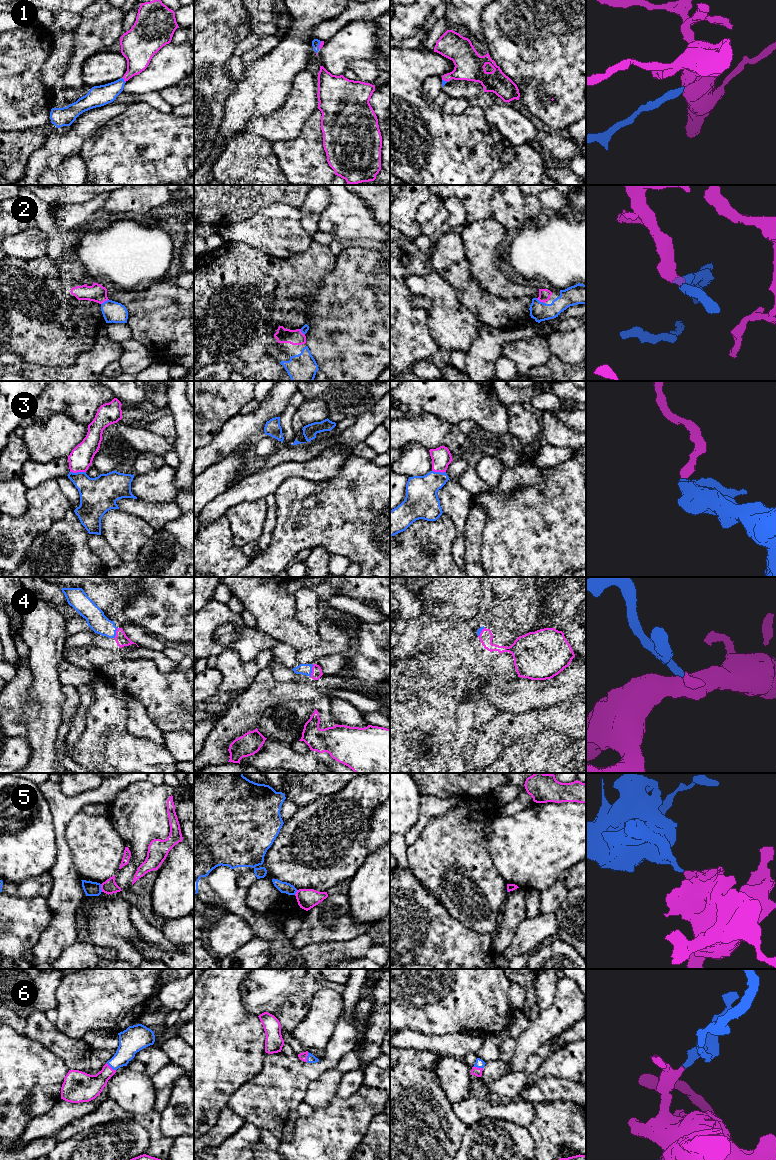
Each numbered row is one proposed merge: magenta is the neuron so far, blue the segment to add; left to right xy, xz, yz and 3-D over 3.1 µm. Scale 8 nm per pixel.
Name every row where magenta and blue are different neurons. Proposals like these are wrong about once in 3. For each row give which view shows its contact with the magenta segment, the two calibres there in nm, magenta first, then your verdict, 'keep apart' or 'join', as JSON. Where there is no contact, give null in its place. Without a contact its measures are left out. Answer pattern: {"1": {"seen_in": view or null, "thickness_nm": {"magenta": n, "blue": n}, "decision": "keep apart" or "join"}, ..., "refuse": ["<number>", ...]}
{"1": {"seen_in": "xy", "thickness_nm": {"magenta": 220, "blue": 170}, "decision": "join"}, "2": {"seen_in": "yz", "thickness_nm": {"magenta": 100, "blue": 150}, "decision": "join"}, "3": {"seen_in": "xy", "thickness_nm": {"magenta": 190, "blue": 300}, "decision": "join"}, "4": {"seen_in": "xz", "thickness_nm": {"magenta": 80, "blue": 100}, "decision": "join"}, "5": {"seen_in": "xy", "thickness_nm": {"magenta": 110, "blue": 120}, "decision": "keep apart"}, "6": {"seen_in": "xz", "thickness_nm": {"magenta": 60, "blue": 70}, "decision": "join"}, "refuse": ["5"]}

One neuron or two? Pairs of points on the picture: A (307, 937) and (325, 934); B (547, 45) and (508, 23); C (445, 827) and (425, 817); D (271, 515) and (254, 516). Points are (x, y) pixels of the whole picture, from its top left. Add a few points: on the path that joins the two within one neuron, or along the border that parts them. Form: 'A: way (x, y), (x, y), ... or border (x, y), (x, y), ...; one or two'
A: way (311, 934), (321, 934); one
B: way (537, 35), (528, 26), (518, 24); one
C: border (452, 808), (435, 816), (417, 838); two
D: border (265, 499), (265, 522), (262, 532), (257, 537); two

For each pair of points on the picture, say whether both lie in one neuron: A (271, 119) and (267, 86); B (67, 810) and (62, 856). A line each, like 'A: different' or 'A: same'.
A: same
B: same

